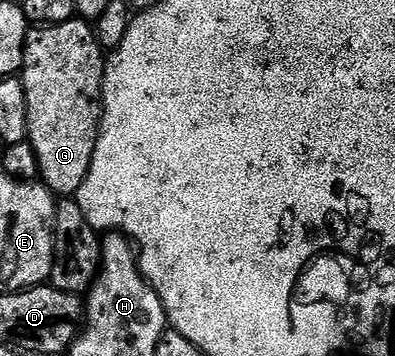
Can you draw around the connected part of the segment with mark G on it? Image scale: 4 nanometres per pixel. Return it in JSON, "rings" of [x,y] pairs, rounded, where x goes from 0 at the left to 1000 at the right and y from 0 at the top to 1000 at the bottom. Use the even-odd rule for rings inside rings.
{"rings":[[[215,53],[76,79],[63,112],[63,152],[48,219],[68,267],[68,393],[99,447],[101,506],[147,556],[175,559],[192,548],[225,489],[230,447],[246,410],[246,371],[256,362],[256,258],[266,177],[268,163],[246,118],[238,73]]]}

